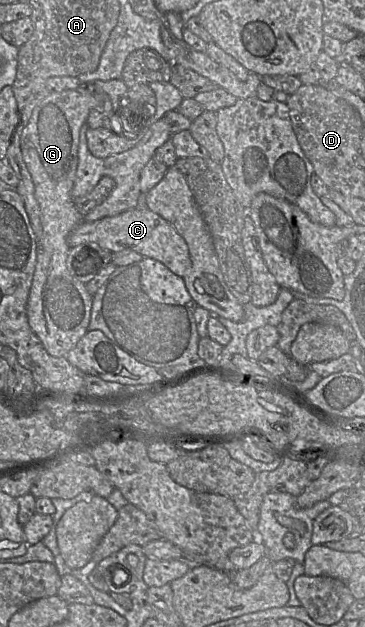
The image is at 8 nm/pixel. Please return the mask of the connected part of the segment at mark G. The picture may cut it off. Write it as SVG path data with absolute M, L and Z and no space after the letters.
M82 86L74 90L50 92L34 108L21 134L23 160L34 183L42 220L42 235L37 242L37 261L27 302L27 318L45 350L54 357L66 357L89 331L93 297L88 293L86 284L73 277L66 262L70 251L67 237L84 220L72 197L80 129L87 122L90 111L98 105L96 97Z

